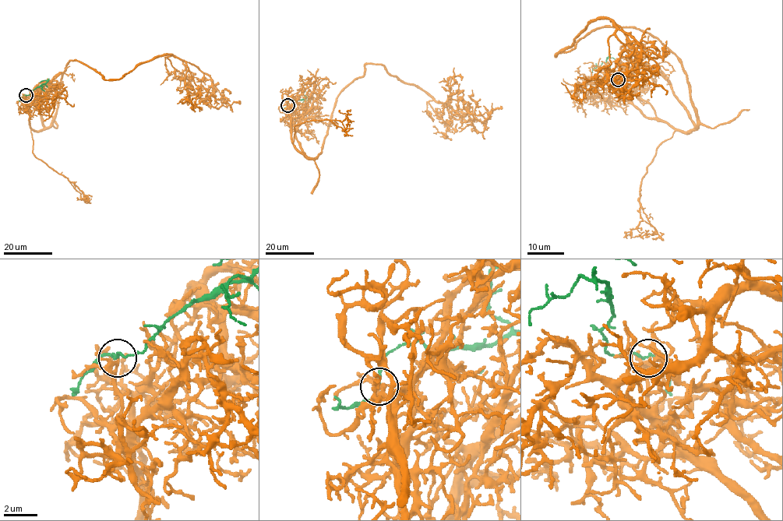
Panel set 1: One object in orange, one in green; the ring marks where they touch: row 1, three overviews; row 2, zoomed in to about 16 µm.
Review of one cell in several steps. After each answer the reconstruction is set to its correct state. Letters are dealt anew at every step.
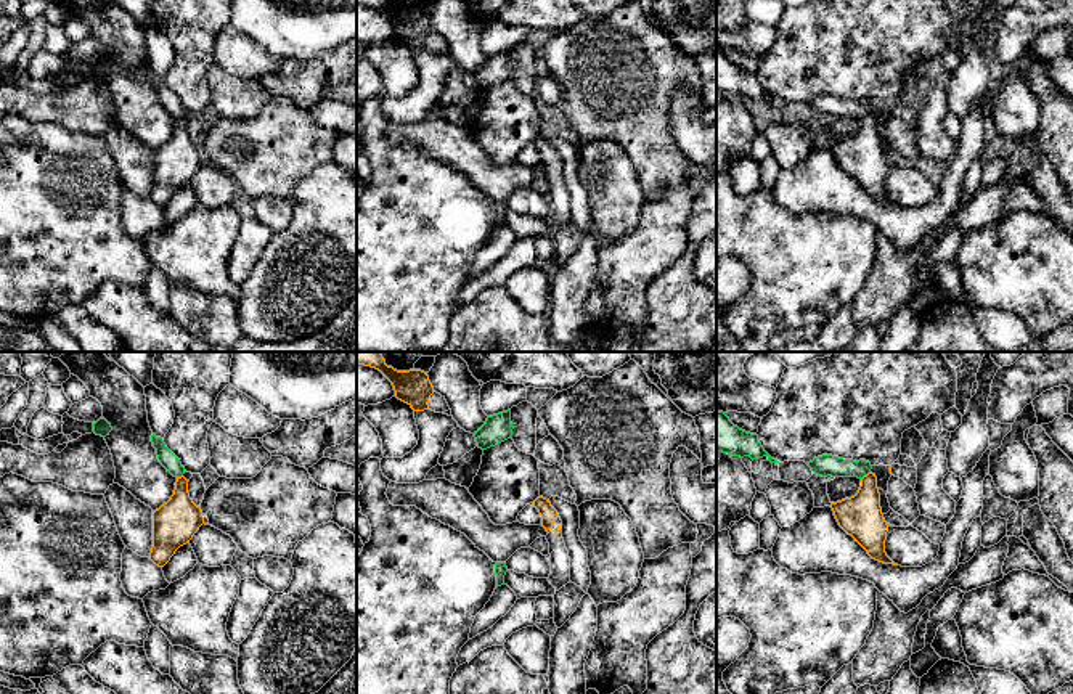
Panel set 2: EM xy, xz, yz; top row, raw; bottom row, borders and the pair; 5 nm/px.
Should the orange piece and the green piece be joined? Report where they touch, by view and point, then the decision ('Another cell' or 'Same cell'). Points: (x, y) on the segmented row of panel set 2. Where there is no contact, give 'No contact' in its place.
Touches orange at yz (864, 476). Another cell

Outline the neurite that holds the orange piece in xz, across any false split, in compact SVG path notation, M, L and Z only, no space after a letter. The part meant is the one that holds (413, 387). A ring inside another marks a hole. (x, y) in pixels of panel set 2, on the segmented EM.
M357 352L357 363L379 369L392 382L395 397L414 411L429 410L427 402L434 387L427 373L421 369L397 371L386 365L379 352Z

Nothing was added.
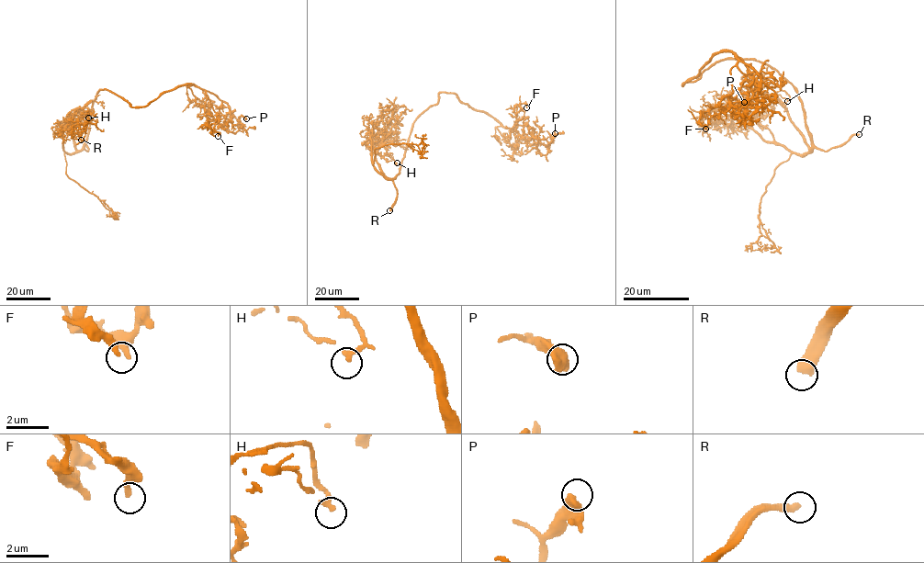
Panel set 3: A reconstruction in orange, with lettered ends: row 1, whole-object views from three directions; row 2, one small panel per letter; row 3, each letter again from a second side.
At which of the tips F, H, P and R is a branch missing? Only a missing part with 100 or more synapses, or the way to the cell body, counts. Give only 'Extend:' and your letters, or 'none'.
Extend: R

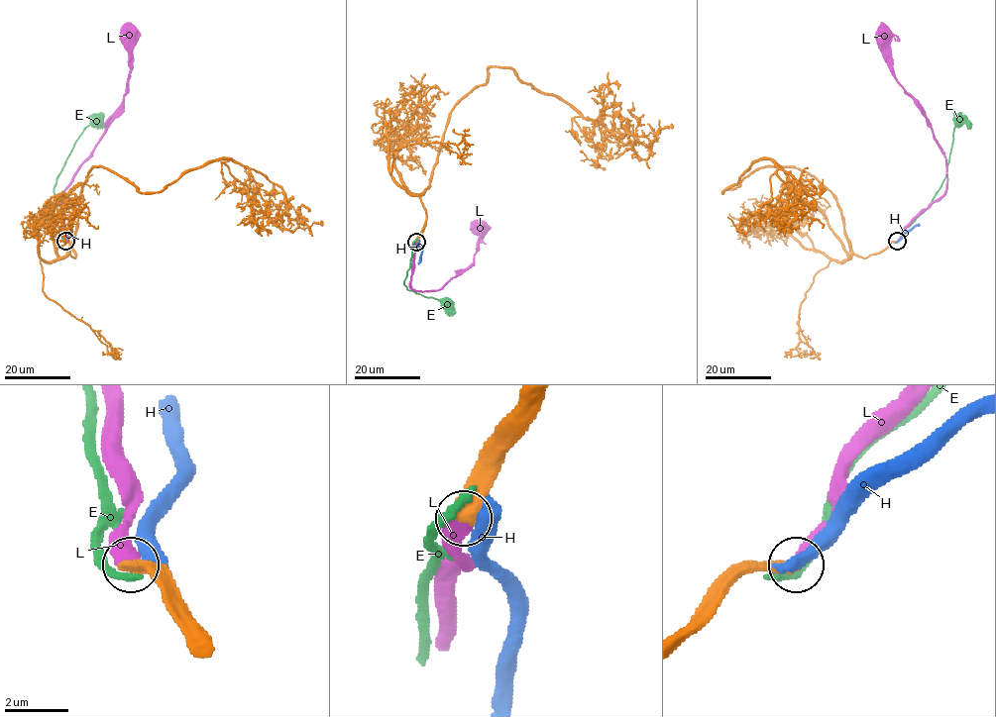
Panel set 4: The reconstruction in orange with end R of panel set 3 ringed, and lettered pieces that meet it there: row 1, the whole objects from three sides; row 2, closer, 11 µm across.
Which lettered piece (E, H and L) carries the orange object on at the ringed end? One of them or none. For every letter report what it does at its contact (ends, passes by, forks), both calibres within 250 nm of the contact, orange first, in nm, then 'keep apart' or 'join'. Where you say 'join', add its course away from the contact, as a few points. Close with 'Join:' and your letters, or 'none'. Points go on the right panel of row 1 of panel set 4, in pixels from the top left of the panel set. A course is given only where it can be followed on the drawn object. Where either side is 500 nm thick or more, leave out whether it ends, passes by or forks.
E: 550 nm thick on the orange side, 280 nm on the other; keep apart
H: 600 nm thick on the orange side, 500 nm on the other; keep apart
L: 480 nm thick on the orange side, 500 nm on the other; join; it runs (897, 242), (904, 230), (946, 189), (947, 160), (934, 137), (924, 109), (895, 77), (890, 41), (883, 33)
Join: L

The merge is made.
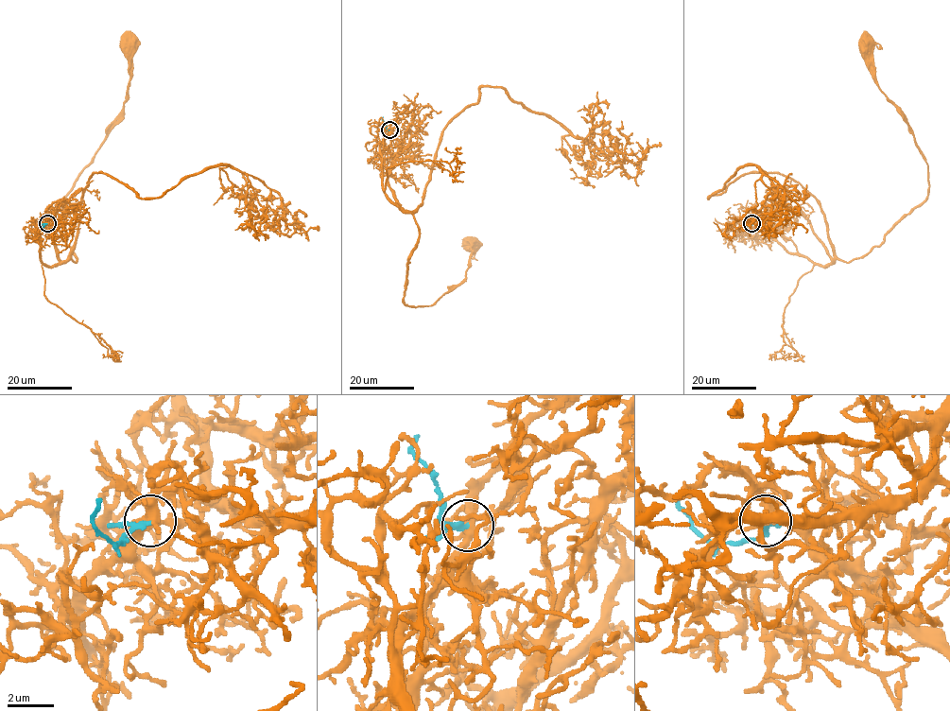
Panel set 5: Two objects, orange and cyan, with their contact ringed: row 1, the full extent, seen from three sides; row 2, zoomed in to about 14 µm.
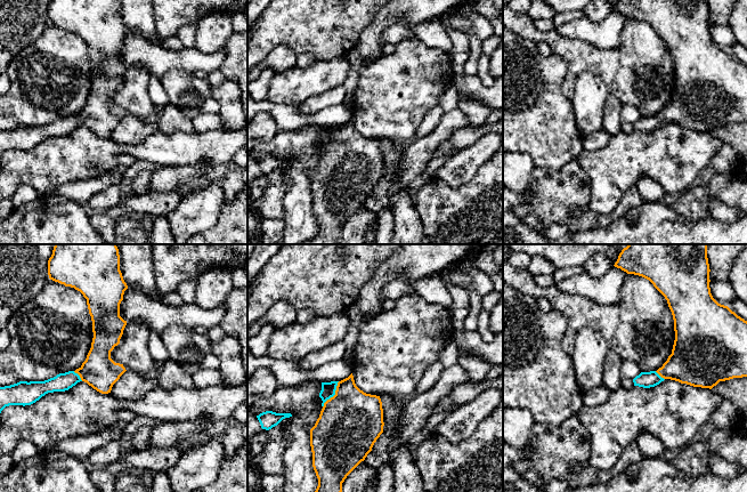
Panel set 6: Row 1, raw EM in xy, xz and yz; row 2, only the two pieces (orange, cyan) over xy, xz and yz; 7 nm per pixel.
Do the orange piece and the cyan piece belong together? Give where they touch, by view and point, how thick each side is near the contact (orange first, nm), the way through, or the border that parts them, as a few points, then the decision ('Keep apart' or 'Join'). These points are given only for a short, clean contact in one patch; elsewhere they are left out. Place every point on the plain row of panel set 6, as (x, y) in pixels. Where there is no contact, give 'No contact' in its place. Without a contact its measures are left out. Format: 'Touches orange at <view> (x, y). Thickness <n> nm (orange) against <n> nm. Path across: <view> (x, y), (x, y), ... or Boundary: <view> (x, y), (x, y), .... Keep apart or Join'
Touches orange at xz (334, 139). Thickness 440 nm (orange) against 100 nm. Path across: xz (349, 168), (344, 150), (334, 139), (329, 134). Join

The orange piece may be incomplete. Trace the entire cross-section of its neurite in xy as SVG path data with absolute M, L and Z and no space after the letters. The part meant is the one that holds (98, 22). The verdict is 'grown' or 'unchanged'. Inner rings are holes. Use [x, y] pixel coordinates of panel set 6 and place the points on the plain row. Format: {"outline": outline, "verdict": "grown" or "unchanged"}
{"outline": "M51 0L48 5L48 19L50 24L80 35L87 43L94 76L91 92L86 105L75 115L59 118L44 126L19 126L0 131L0 158L6 151L31 150L48 137L68 135L80 126L87 127L102 138L108 138L127 115L123 108L111 103L111 96L120 88L127 70L127 65L120 61L120 48L128 33L120 15L120 0Z", "verdict": "grown"}

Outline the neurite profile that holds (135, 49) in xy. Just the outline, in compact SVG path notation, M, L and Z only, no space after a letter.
M131 31L124 35L123 45L120 48L120 61L124 65L141 64L157 78L172 68L189 73L197 70L208 73L220 70L226 55L226 47L214 54L204 54L196 48L184 48L179 51L168 50L160 45L146 41L141 35L136 35Z

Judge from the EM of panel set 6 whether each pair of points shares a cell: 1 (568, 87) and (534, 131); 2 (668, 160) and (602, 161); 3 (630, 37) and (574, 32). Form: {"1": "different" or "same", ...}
{"1": "different", "2": "same", "3": "different"}

